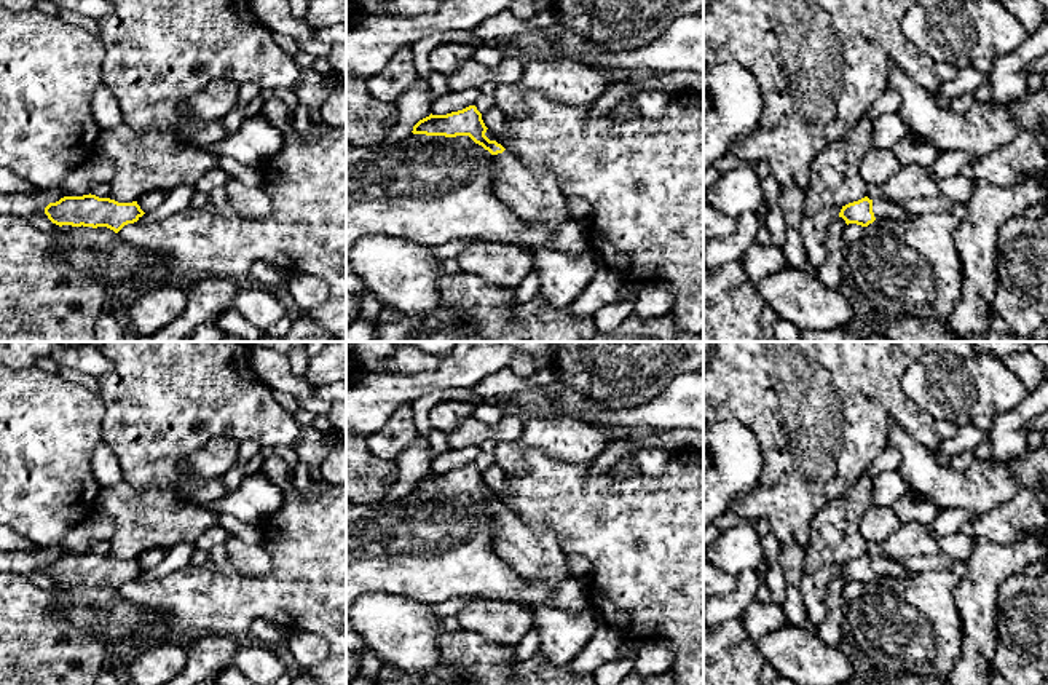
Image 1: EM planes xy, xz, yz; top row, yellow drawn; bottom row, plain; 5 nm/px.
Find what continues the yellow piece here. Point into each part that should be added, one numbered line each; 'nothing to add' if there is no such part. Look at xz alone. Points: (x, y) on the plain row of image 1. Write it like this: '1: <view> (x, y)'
1: xz (531, 550)

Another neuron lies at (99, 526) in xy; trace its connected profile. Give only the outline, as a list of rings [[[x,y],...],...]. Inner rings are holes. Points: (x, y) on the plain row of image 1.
[[[93,513],[77,527],[73,527],[59,548],[65,554],[89,552],[96,541],[108,541],[113,537],[113,519],[104,513]]]

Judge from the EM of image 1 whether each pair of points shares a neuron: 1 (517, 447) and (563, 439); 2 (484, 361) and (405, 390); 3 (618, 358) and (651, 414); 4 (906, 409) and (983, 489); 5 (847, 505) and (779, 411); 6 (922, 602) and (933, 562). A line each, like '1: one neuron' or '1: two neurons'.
1: one neuron
2: one neuron
3: two neurons
4: two neurons
5: two neurons
6: two neurons

